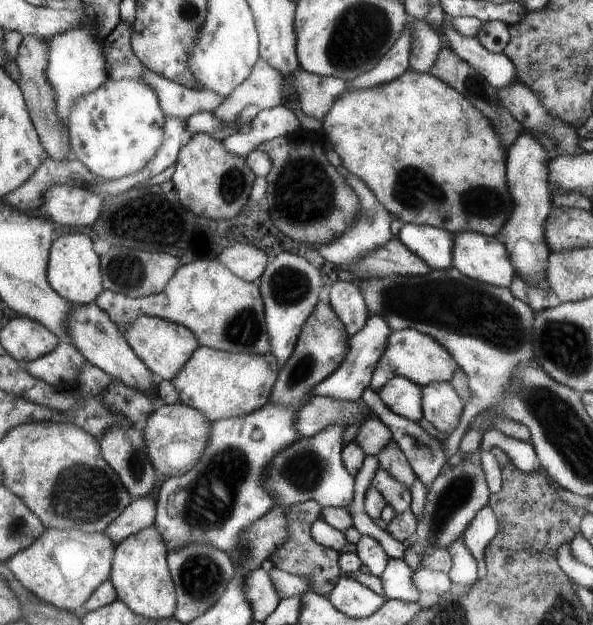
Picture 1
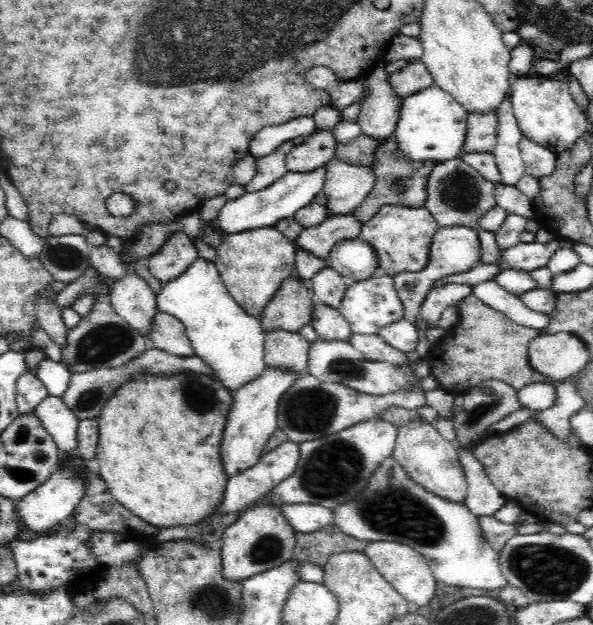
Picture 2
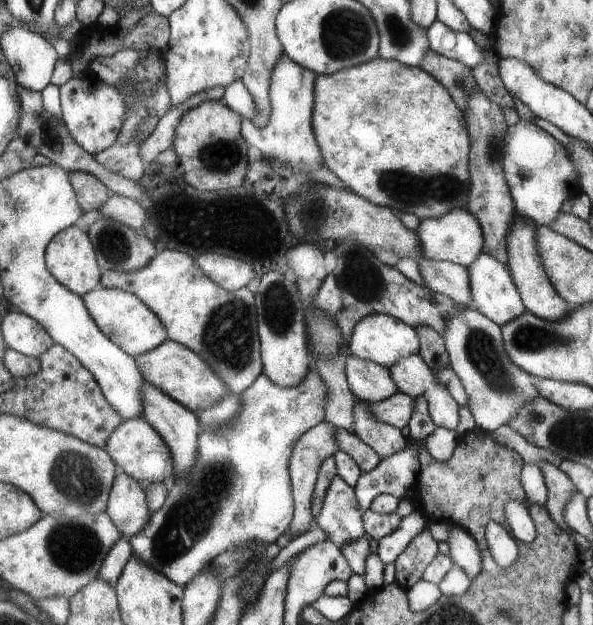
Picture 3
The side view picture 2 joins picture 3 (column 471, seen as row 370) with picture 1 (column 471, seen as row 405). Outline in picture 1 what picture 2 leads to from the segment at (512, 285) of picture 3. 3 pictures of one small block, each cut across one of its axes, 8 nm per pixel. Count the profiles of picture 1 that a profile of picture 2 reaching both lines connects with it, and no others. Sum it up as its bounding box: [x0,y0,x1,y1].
[452,233,515,288]

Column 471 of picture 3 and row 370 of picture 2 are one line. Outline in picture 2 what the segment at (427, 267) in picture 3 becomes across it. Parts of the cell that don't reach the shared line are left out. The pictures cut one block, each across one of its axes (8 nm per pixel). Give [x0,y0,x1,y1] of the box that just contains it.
[264,330,312,372]

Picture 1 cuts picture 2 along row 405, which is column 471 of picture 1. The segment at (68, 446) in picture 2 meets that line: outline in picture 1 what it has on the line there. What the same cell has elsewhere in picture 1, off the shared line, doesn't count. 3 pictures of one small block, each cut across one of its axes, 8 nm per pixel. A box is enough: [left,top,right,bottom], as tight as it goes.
[440,16,518,90]

